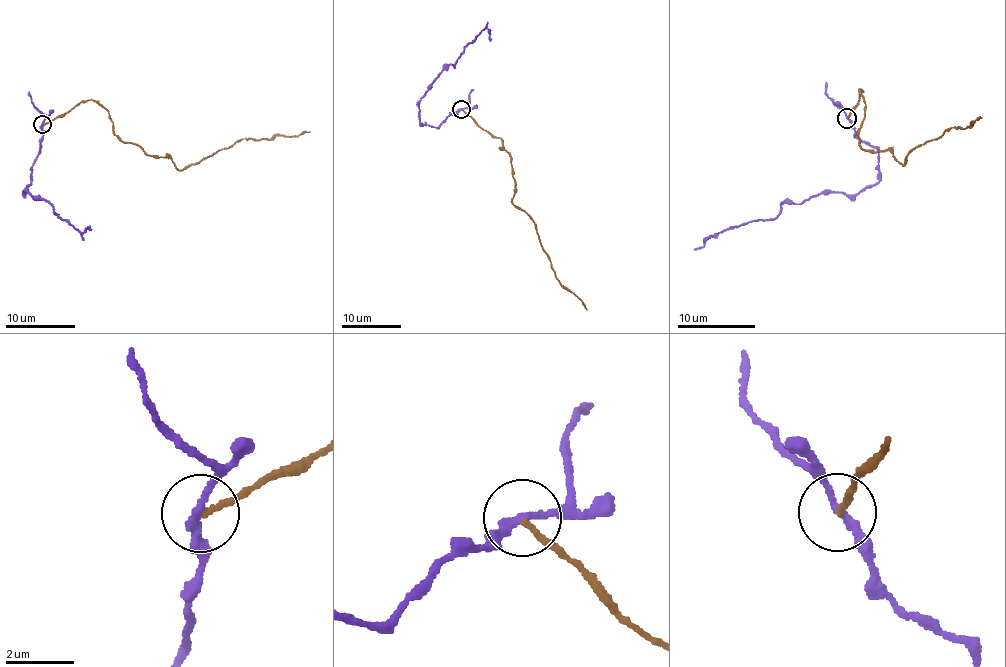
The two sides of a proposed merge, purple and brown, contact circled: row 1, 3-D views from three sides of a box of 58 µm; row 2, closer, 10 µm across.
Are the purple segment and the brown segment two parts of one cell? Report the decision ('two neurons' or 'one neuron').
two neurons

